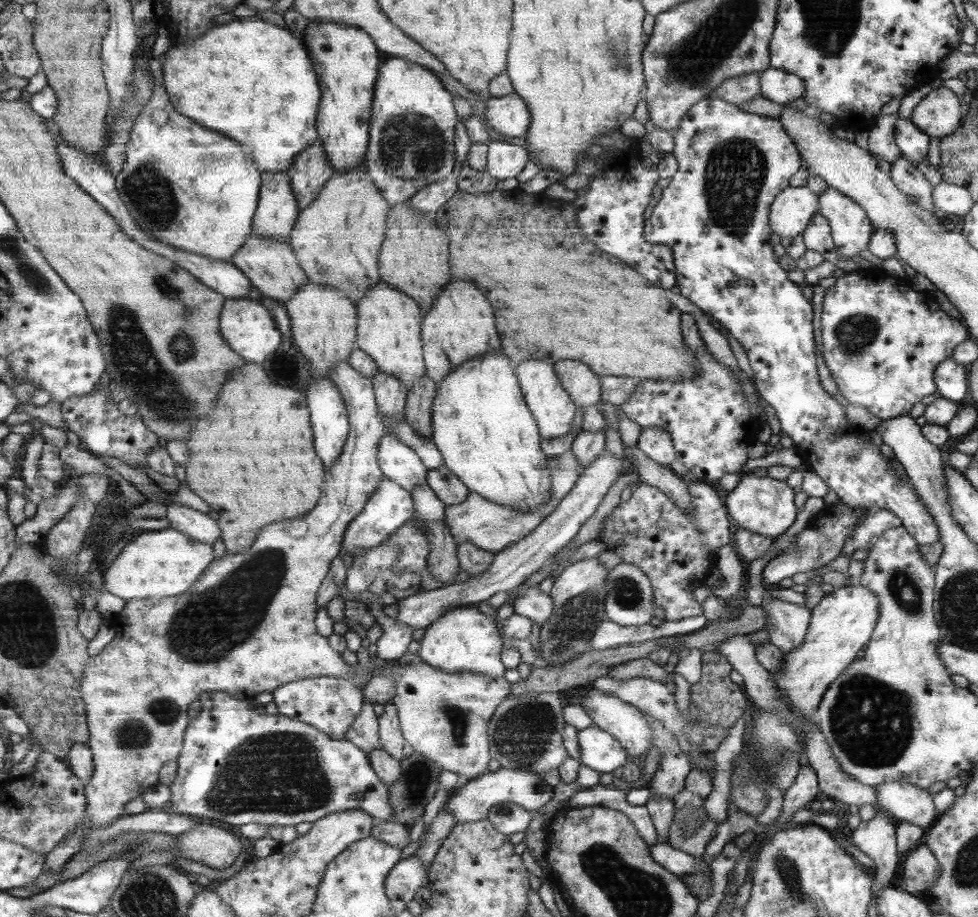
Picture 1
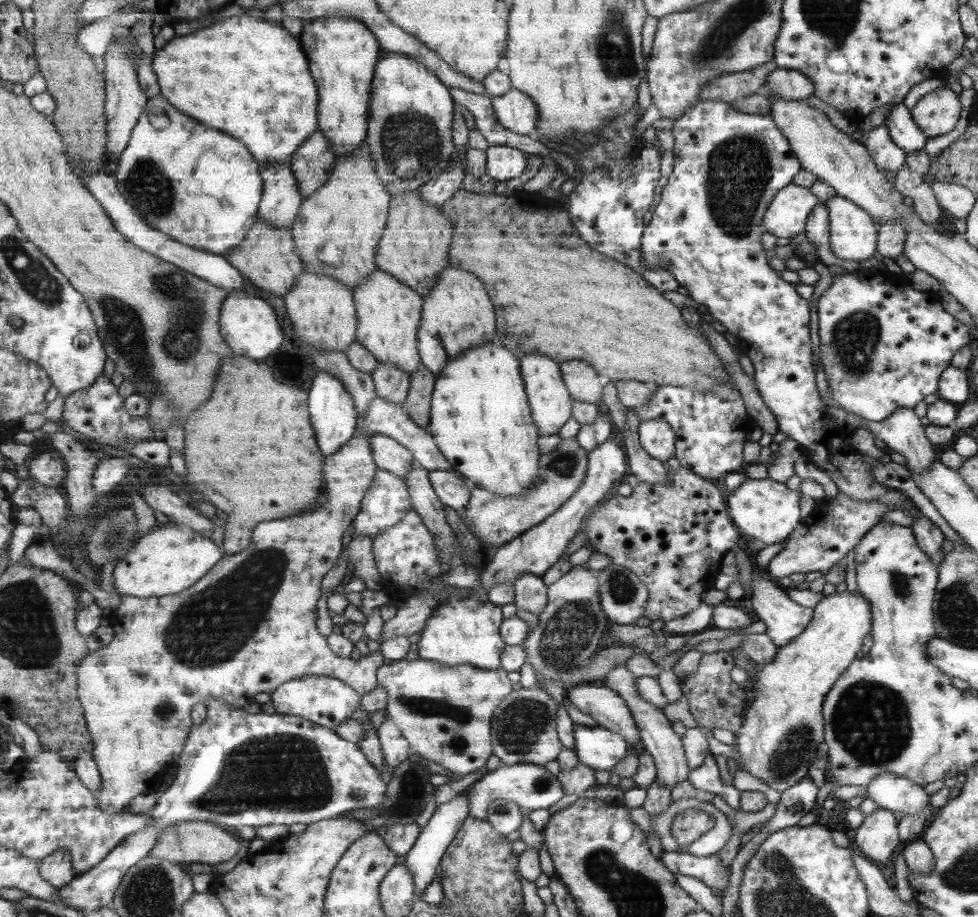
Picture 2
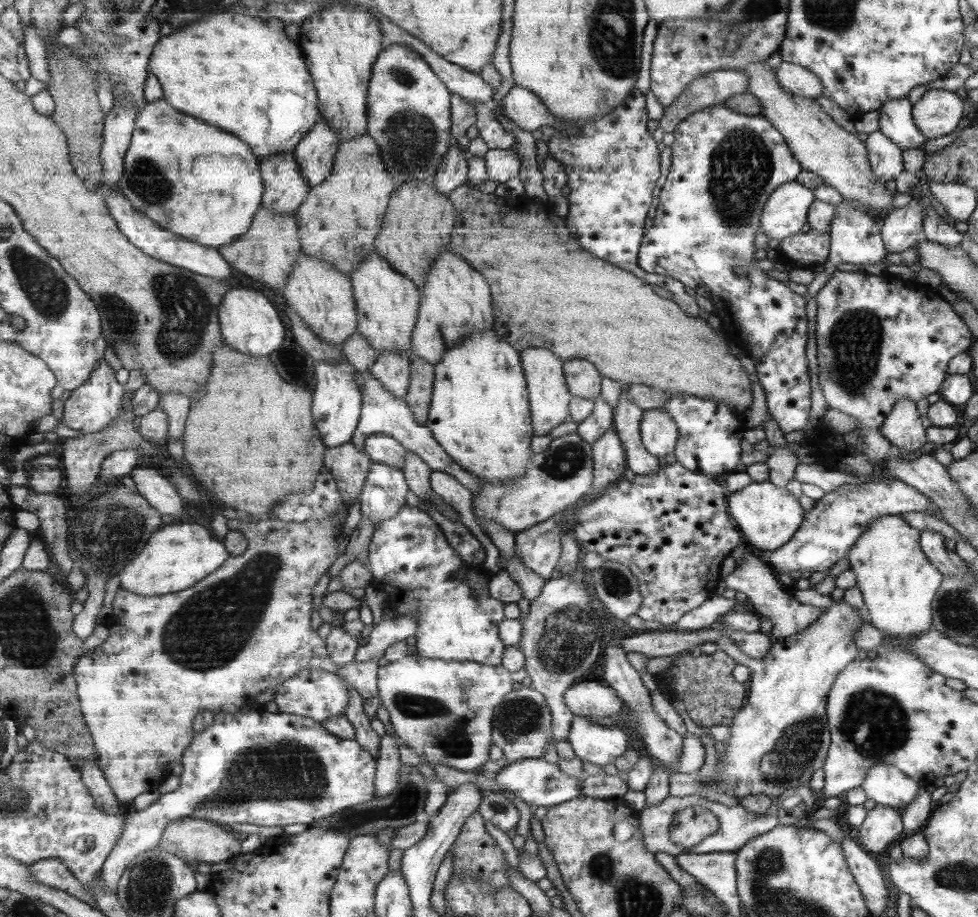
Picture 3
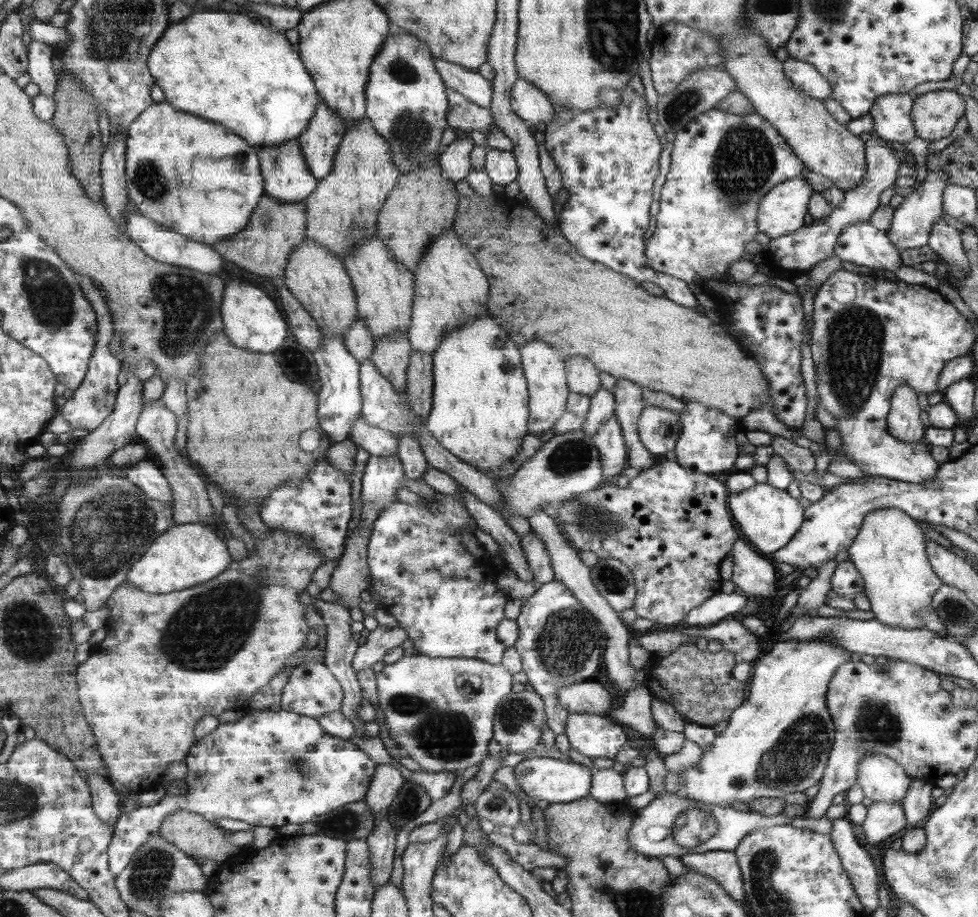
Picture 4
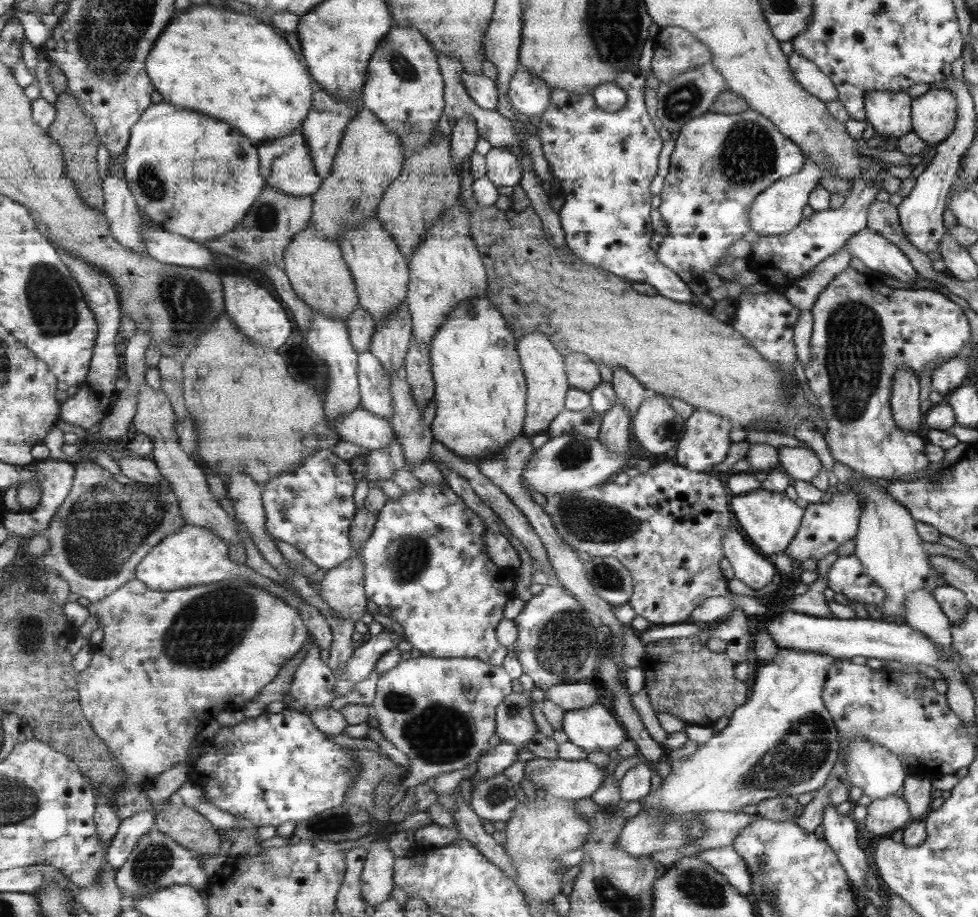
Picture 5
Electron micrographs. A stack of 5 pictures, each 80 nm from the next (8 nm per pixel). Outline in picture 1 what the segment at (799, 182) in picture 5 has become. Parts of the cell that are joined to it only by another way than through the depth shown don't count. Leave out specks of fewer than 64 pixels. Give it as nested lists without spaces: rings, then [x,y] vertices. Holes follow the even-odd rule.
[[[788,186],[772,202],[768,219],[773,234],[794,239],[804,233],[818,209],[819,198],[807,186]]]

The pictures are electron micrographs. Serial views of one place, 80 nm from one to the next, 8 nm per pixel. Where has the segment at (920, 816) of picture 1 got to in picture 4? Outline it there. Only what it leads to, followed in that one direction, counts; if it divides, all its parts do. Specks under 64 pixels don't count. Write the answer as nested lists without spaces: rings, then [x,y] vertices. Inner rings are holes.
[[[881,754],[867,755],[859,761],[856,784],[872,802],[900,802],[911,779],[900,764]]]

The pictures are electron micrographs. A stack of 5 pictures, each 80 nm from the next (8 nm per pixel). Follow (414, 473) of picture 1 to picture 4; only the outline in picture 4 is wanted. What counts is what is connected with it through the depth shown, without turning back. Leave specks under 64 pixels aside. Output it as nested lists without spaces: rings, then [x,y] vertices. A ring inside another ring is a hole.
[[[361,417],[353,427],[351,440],[373,456],[398,456],[400,454],[400,440],[382,428],[373,428]]]

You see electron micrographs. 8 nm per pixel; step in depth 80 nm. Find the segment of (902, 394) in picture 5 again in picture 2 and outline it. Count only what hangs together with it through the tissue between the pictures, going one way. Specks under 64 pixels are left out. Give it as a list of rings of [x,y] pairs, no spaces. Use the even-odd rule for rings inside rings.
[[[899,408],[883,421],[871,422],[865,419],[860,426],[871,432],[873,438],[886,444],[888,451],[894,458],[903,456],[905,467],[921,474],[926,472],[937,460],[935,450],[923,436],[923,426],[911,408]]]

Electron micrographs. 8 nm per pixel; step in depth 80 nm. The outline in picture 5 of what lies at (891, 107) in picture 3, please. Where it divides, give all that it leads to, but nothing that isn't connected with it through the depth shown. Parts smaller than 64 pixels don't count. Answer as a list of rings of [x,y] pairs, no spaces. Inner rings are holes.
[[[870,92],[865,97],[864,109],[867,116],[864,120],[881,137],[892,136],[897,140],[912,130],[911,102],[912,97],[906,92]]]

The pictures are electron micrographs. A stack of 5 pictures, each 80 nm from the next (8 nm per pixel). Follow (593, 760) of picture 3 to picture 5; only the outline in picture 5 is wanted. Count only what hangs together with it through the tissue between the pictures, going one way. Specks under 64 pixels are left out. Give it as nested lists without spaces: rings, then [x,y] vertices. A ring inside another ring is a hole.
[[[599,702],[589,708],[564,711],[561,731],[570,744],[577,746],[586,755],[591,752],[608,755],[627,740],[621,726]]]

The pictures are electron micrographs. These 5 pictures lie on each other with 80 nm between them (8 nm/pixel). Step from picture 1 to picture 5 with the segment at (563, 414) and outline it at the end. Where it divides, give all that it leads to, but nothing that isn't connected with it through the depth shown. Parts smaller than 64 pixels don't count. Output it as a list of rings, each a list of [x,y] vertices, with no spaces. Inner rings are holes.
[[[524,334],[517,338],[517,352],[520,366],[523,368],[527,384],[527,412],[525,413],[523,436],[531,439],[534,435],[545,432],[553,418],[564,409],[564,398],[570,389],[567,372],[564,371],[564,355],[541,334]]]

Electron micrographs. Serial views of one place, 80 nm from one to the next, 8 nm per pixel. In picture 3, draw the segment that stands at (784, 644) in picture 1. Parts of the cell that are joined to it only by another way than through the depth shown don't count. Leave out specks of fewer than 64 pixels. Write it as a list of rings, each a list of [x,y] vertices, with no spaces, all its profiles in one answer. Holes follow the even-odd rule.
[[[748,551],[745,553],[745,559],[742,563],[739,563],[735,567],[734,571],[723,578],[725,588],[729,590],[735,590],[737,592],[743,592],[749,604],[755,610],[754,614],[763,616],[773,624],[770,635],[773,638],[780,640],[785,637],[791,637],[792,634],[801,632],[806,626],[809,626],[820,616],[821,609],[811,605],[803,605],[798,601],[795,602],[793,598],[789,598],[783,590],[781,585],[775,576],[773,576],[773,570],[771,566],[763,564],[761,559],[757,560],[753,554],[749,554]]]

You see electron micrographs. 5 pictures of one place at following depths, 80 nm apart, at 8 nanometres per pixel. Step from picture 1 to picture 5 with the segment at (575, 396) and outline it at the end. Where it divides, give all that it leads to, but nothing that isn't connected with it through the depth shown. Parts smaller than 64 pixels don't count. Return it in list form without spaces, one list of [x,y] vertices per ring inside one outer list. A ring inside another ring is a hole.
[[[568,354],[564,357],[564,371],[570,388],[591,392],[602,381],[597,365],[583,354]]]

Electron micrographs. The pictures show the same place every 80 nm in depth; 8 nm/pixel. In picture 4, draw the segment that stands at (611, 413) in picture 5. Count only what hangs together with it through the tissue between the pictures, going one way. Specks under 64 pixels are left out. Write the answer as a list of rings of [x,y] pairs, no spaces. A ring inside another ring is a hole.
[[[612,416],[596,430],[591,440],[599,457],[602,472],[601,486],[603,486],[611,483],[613,478],[621,474],[627,466],[625,456],[628,452],[619,422]]]

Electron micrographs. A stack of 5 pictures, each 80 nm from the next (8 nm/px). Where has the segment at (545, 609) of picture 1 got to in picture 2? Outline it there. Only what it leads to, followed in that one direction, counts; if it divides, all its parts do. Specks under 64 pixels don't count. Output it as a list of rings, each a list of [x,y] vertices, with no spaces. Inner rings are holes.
[[[522,574],[512,581],[514,597],[512,603],[516,610],[525,610],[539,616],[547,604],[546,586],[541,577],[533,574]]]

